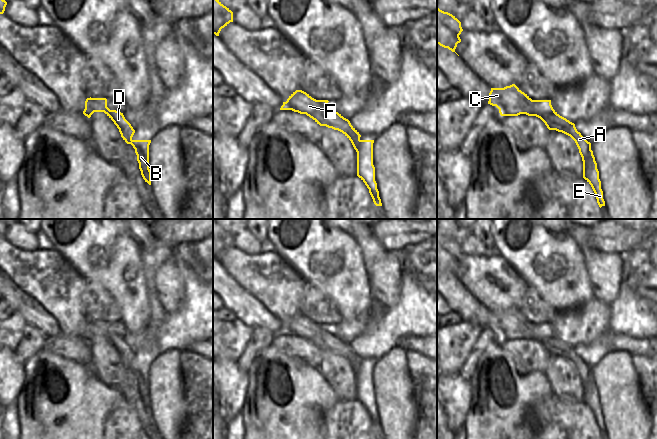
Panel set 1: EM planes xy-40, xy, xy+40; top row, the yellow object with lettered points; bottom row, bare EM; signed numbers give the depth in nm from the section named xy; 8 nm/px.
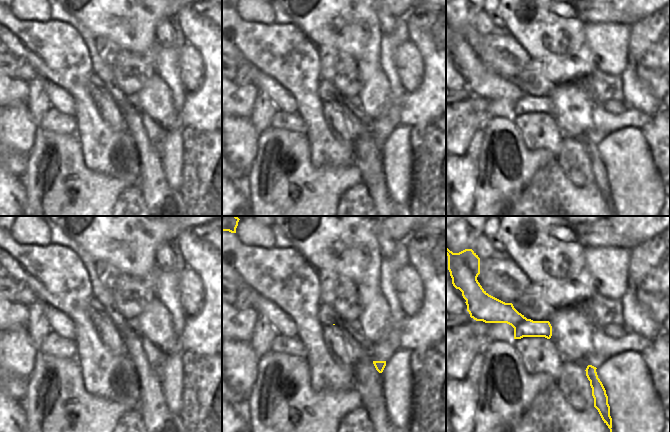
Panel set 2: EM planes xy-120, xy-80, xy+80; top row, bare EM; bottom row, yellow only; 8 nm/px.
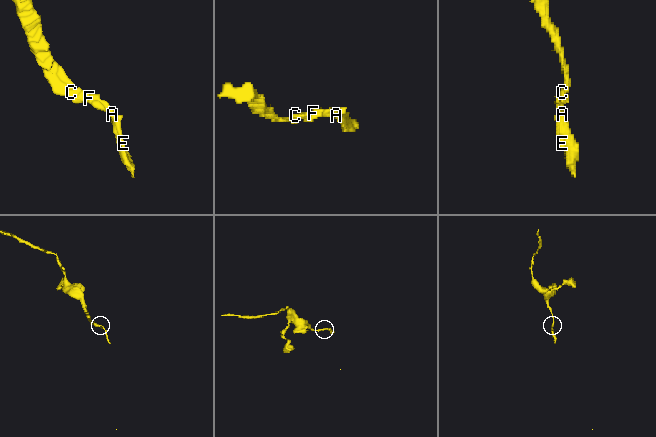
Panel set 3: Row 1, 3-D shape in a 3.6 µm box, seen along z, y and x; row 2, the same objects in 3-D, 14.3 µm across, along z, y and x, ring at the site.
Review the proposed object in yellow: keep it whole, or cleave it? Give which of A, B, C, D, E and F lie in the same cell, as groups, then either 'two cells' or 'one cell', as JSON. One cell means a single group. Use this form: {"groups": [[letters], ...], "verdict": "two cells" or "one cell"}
{"groups": [["A", "B", "C", "D", "E", "F"]], "verdict": "one cell"}

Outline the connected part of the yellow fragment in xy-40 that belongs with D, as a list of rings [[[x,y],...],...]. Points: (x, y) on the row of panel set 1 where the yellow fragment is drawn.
[[[90,97],[86,99],[83,114],[90,118],[94,112],[104,112],[117,126],[123,140],[127,144],[131,144],[133,146],[137,155],[141,175],[145,182],[151,185],[151,171],[149,169],[149,145],[151,140],[133,140],[132,137],[135,130],[125,119],[123,113],[116,110],[110,110],[107,107],[106,98]]]

